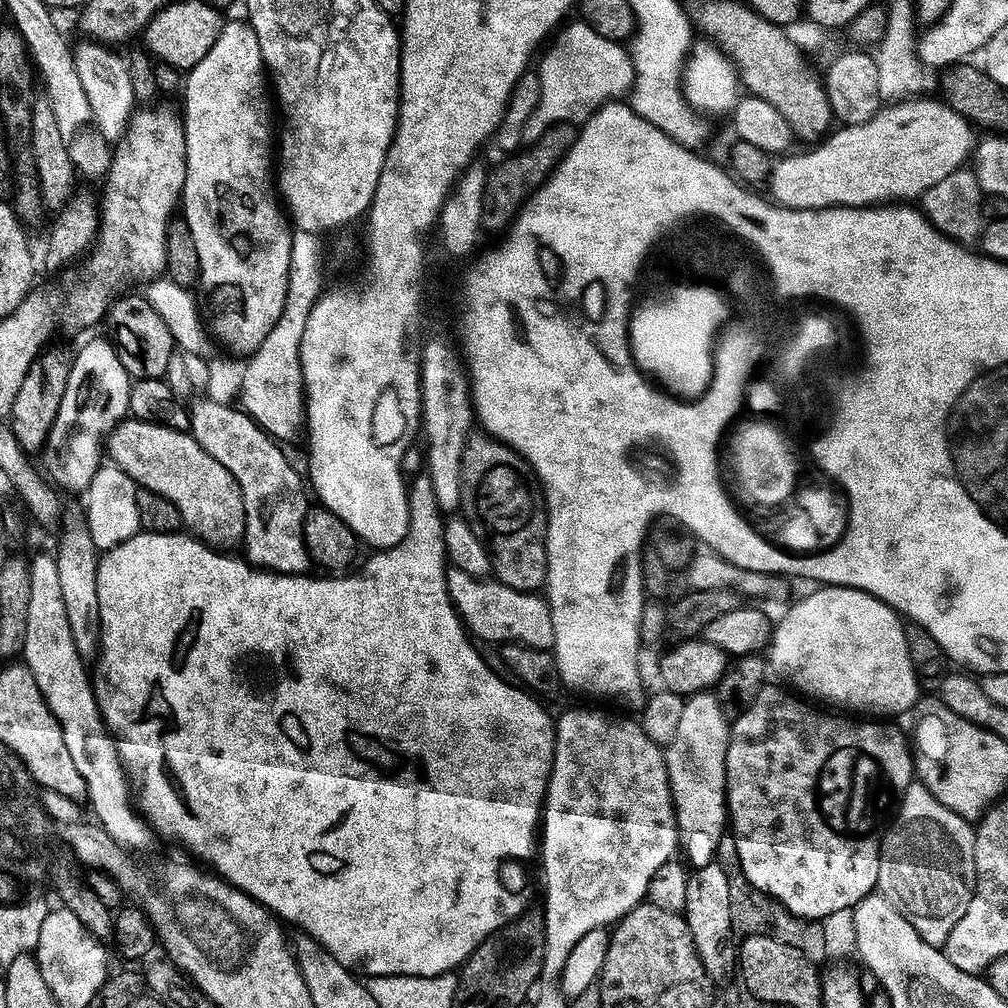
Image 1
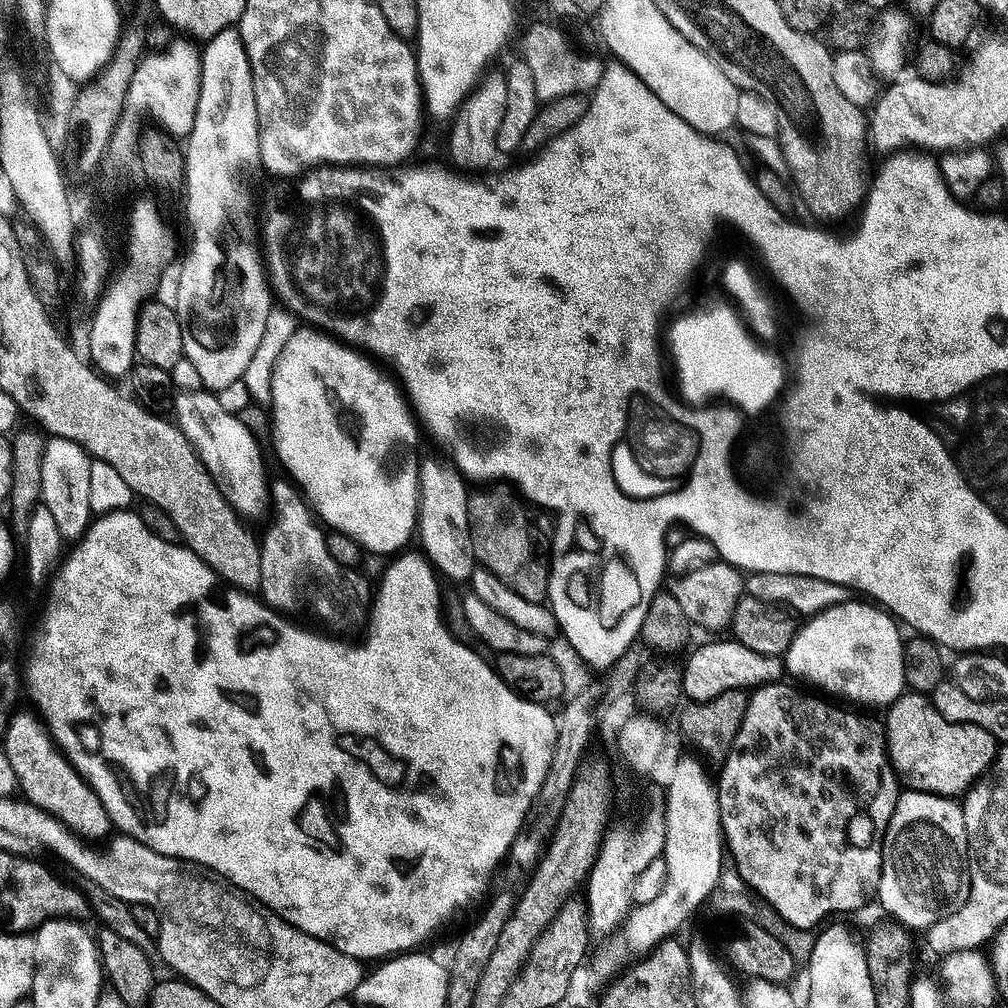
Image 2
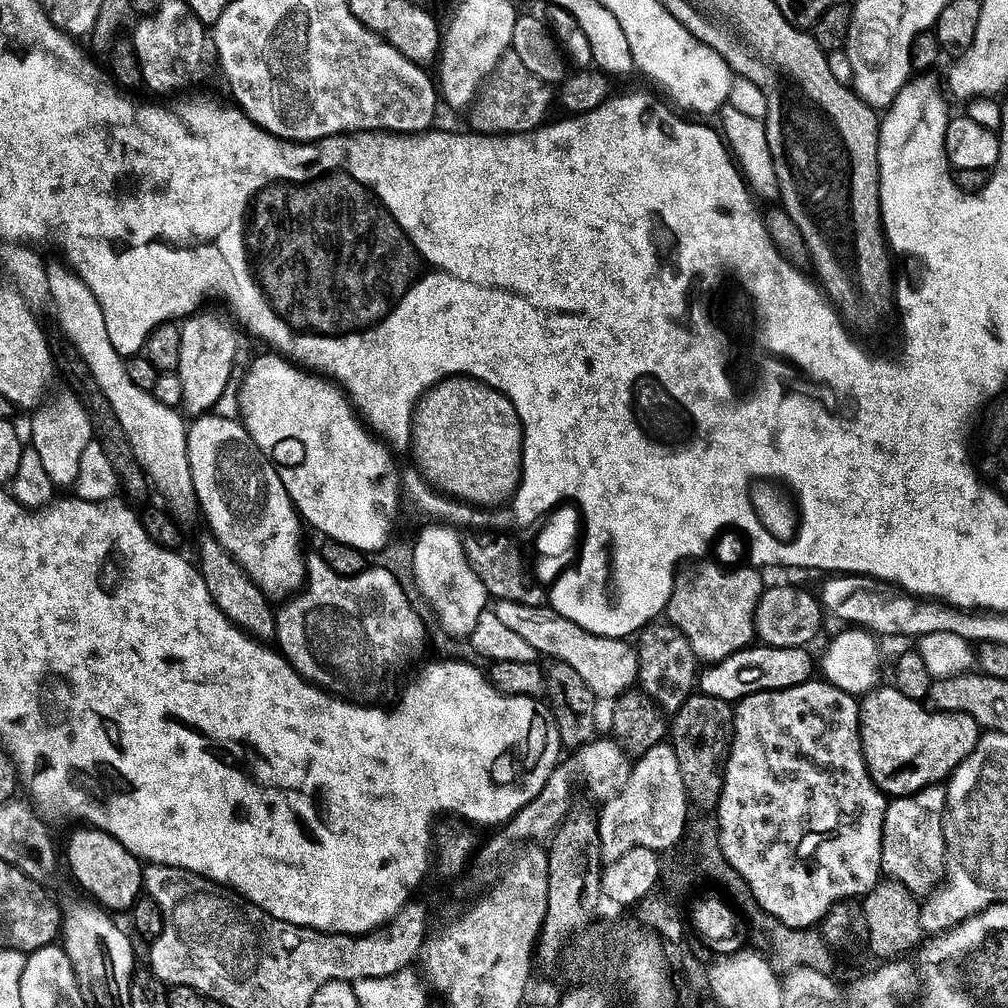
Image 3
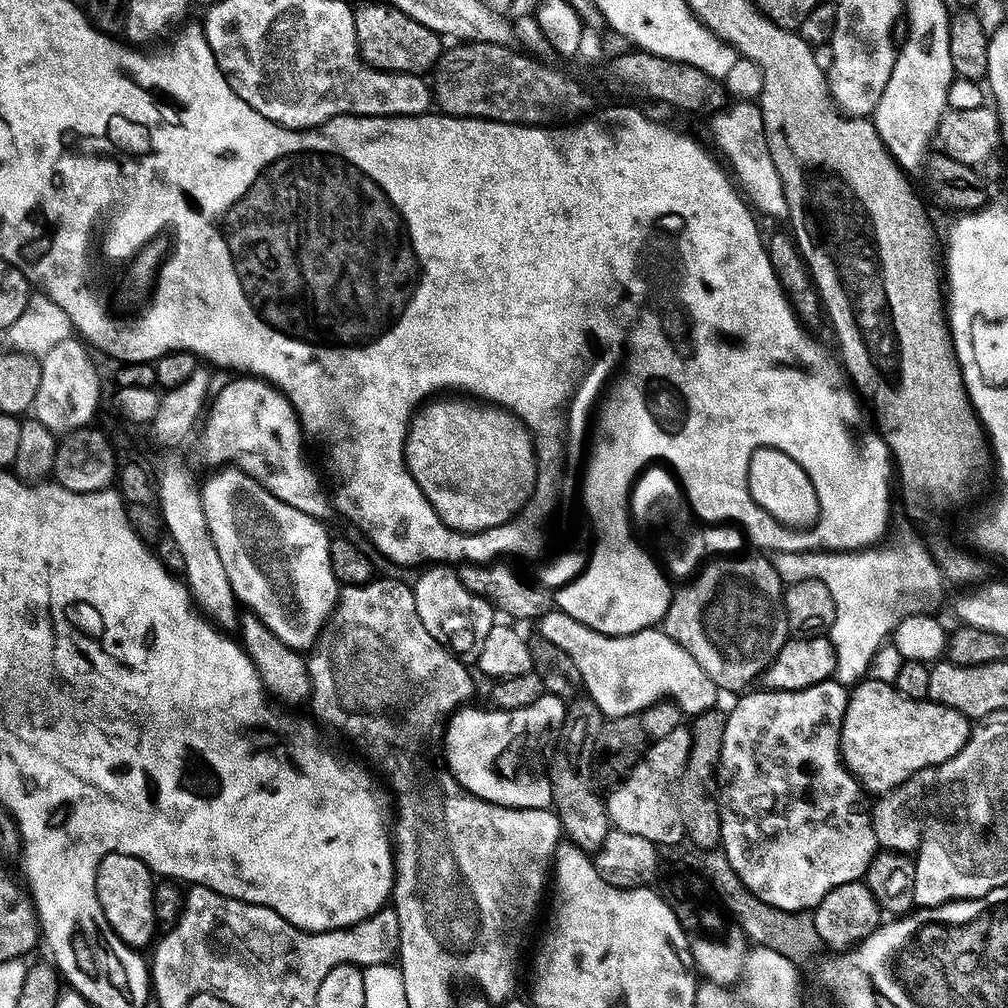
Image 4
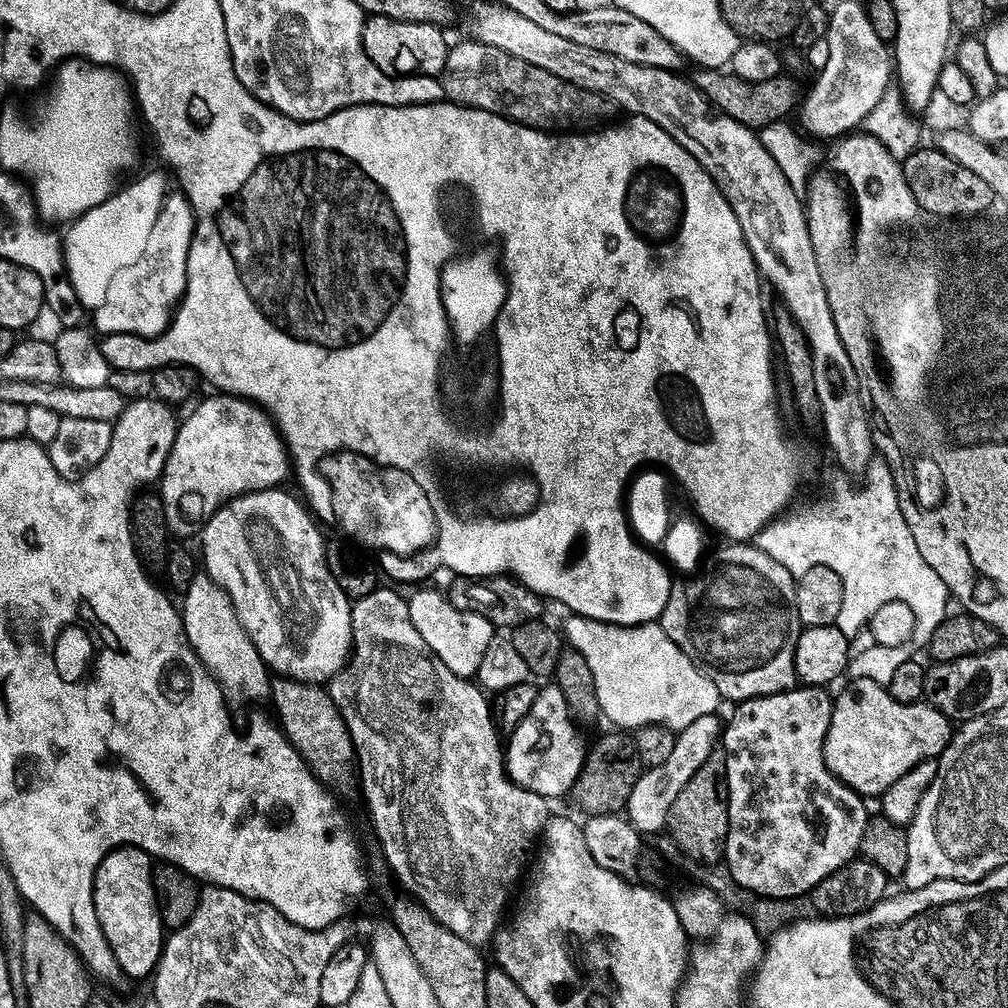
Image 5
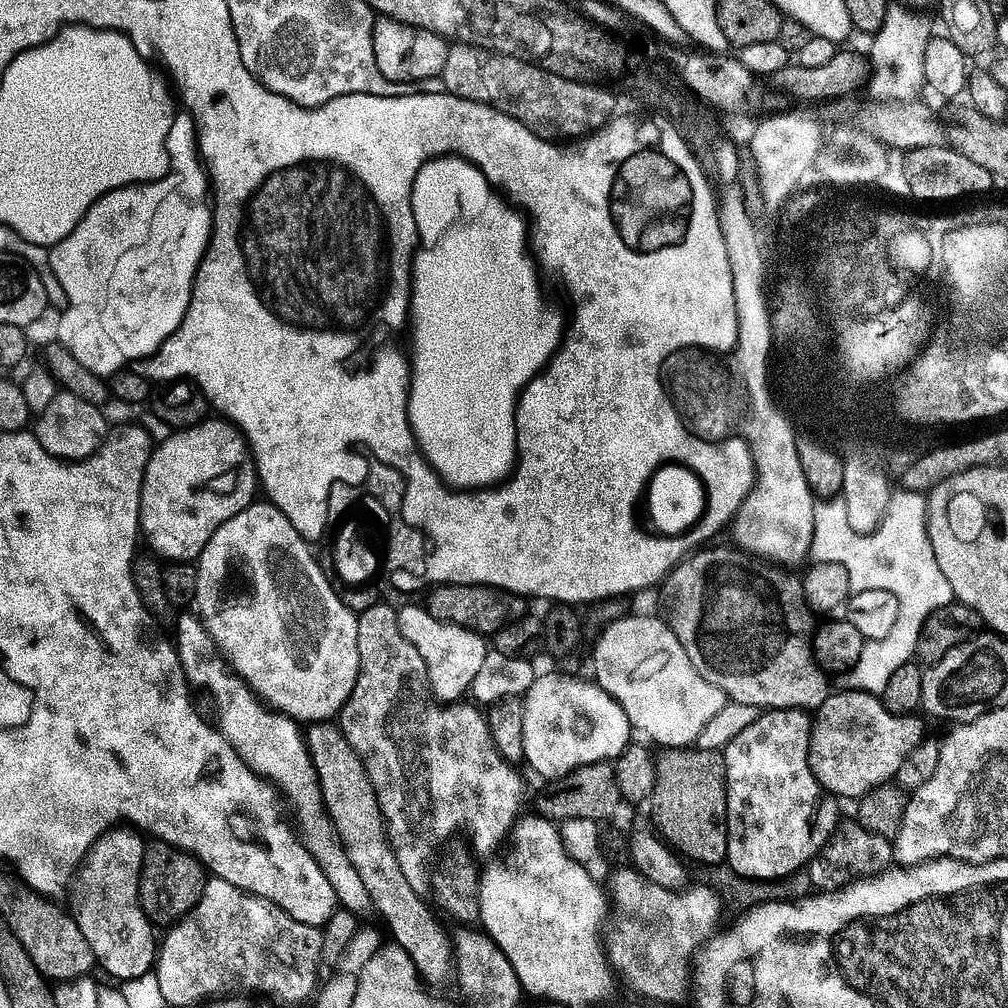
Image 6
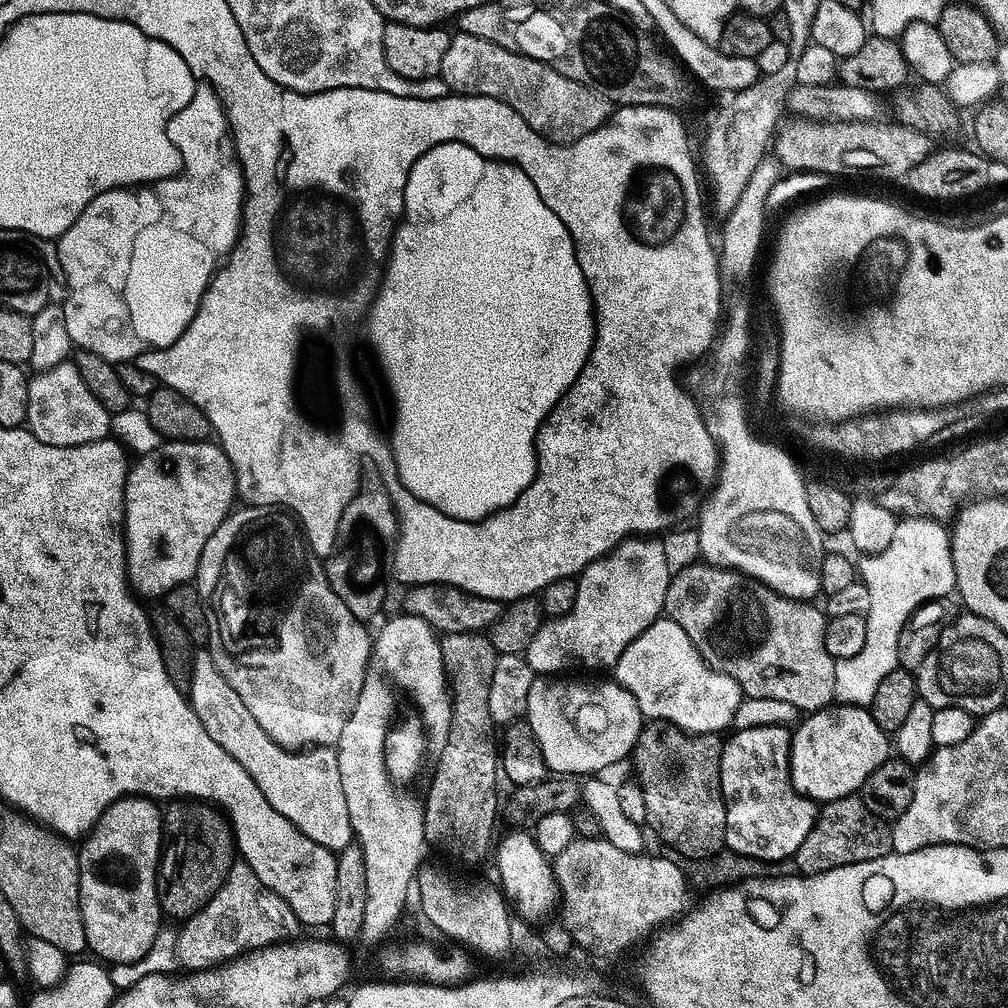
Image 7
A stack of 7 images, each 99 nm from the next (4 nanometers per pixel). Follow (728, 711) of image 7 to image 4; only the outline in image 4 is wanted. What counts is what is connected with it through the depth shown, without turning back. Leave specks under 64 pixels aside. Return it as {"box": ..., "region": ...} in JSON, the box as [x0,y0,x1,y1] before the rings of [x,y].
{"box":[538,610,718,718],"region":[[[559,610],[543,616],[538,628],[540,638],[570,654],[571,661],[578,666],[581,674],[583,691],[588,691],[585,692],[587,699],[594,701],[606,718],[639,717],[641,712],[666,699],[677,704],[688,718],[695,718],[717,707],[718,689],[714,681],[663,630],[639,632],[633,636],[607,636],[590,630],[590,626]]]}

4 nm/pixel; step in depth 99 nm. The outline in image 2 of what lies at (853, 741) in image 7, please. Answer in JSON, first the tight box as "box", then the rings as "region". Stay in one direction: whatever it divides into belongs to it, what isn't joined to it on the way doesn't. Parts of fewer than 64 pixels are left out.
{"box":[886,691,998,798],"region":[[[909,691],[887,709],[886,716],[888,757],[905,789],[960,798],[995,765],[998,741],[978,726],[946,722],[927,695]]]}

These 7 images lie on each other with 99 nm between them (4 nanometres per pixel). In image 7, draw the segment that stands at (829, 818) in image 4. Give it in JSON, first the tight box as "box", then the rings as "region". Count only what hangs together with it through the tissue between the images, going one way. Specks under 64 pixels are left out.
{"box":[722,727,818,864],"region":[[[787,727],[758,728],[737,731],[736,737],[730,739],[724,745],[724,753],[722,754],[722,790],[724,791],[724,802],[728,805],[728,829],[726,830],[726,838],[724,839],[727,851],[734,856],[742,856],[752,862],[761,864],[782,864],[791,861],[795,857],[796,852],[806,842],[806,838],[810,836],[817,822],[818,805],[816,801],[809,800],[807,796],[803,796],[801,792],[796,791],[792,784],[792,737],[793,733]]]}

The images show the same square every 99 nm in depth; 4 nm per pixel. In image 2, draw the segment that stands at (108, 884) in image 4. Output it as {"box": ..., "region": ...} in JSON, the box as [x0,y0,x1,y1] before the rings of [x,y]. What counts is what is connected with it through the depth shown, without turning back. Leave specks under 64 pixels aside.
{"box":[2,711,114,841],"region":[[[17,711],[7,721],[8,733],[5,734],[2,744],[3,752],[10,758],[10,766],[14,766],[22,796],[24,792],[23,799],[65,824],[81,840],[107,841],[113,835],[114,829],[112,820],[106,814],[106,806],[102,806],[102,798],[98,798],[96,791],[67,760],[39,715],[35,711],[27,711]]]}

